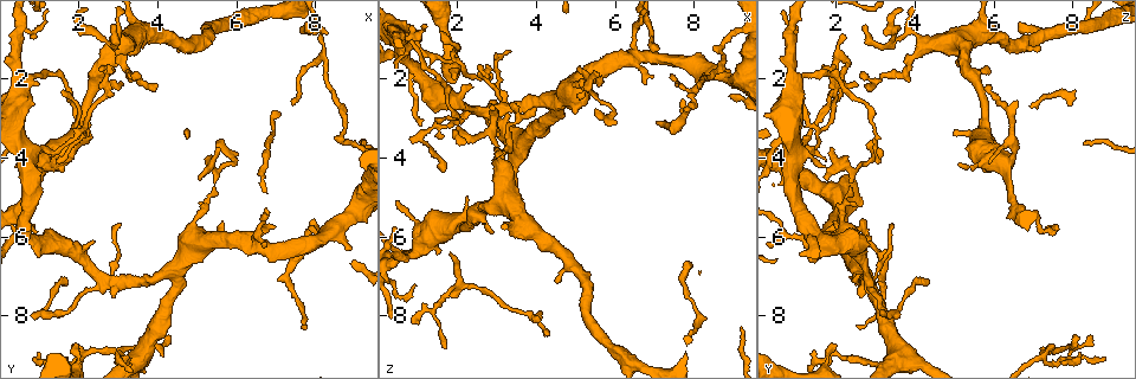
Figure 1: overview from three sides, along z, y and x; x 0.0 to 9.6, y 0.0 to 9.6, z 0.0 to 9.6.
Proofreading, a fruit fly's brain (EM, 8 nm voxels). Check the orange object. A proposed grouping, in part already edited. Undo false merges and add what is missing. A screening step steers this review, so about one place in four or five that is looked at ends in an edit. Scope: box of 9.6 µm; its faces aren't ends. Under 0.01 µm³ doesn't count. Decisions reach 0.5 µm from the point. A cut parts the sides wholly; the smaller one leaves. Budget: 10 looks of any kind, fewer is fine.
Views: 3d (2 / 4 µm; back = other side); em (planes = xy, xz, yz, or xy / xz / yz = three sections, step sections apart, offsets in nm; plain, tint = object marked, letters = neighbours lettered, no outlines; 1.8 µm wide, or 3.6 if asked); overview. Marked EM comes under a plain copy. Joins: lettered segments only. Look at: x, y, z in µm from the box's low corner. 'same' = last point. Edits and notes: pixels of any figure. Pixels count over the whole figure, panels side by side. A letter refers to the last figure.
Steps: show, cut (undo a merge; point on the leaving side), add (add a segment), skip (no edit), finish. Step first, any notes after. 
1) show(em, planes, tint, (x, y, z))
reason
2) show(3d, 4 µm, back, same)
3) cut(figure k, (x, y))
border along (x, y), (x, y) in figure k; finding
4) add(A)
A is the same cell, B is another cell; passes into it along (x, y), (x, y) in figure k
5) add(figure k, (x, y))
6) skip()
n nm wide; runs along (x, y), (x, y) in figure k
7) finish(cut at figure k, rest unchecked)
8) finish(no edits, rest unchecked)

show(3d, 2 µm, (5.65, 3.70, 1.80))
an open end

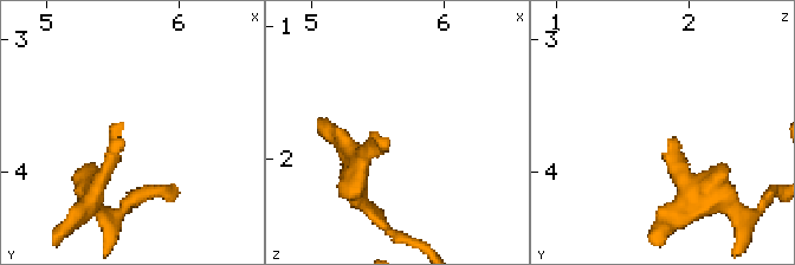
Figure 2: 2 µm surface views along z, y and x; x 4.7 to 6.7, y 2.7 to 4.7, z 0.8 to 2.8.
show(em, xy, step 8, letters, (5.60, 3.76, 1.86))

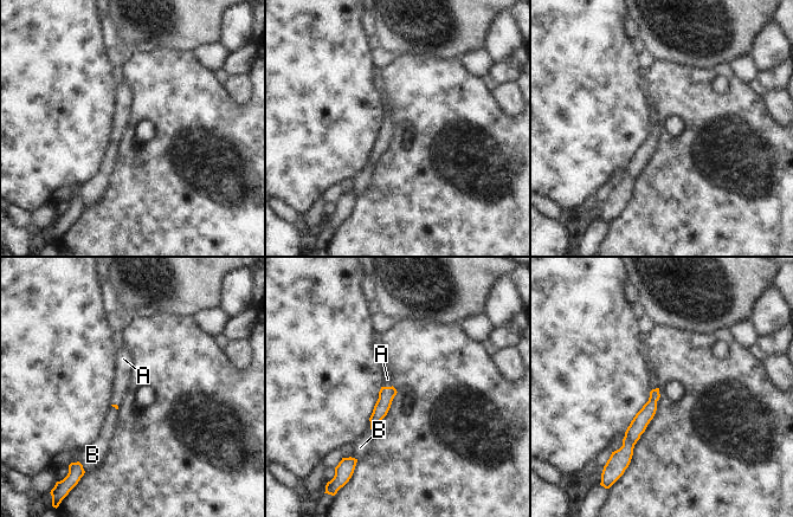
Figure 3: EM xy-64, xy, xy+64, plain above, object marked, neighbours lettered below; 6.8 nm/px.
show(em, planes, letters, same)

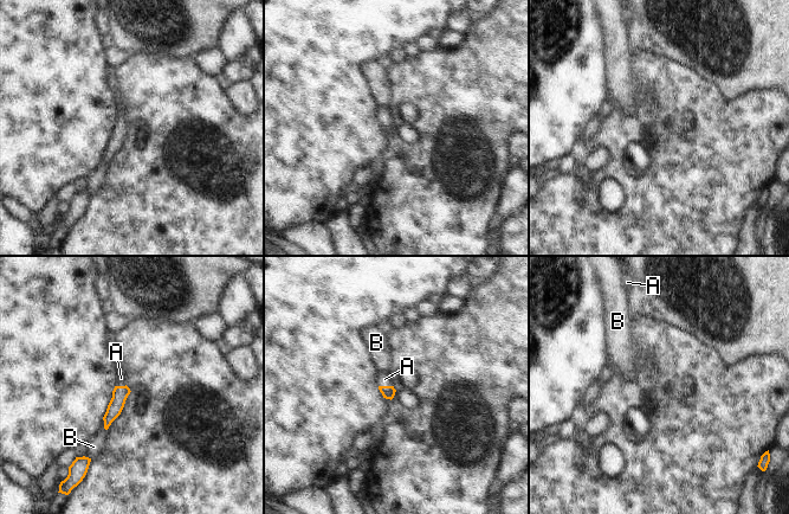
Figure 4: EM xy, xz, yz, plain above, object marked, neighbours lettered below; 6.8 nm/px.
add(A)
A touches over 90 nm; A is the same cell, B is another cell; passes into it along (388, 392), (386, 386), (385, 379) in figure 4; the cell continues

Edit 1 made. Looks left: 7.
show(overview)

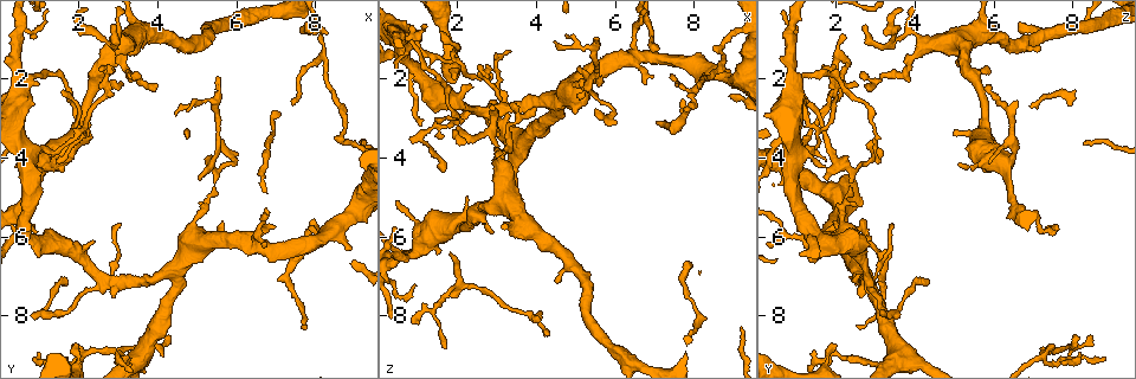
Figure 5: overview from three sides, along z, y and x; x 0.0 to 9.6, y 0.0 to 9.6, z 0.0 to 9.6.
show(3d, 4 µm, (1.90, 8.70, 2.00))
end of a long branch

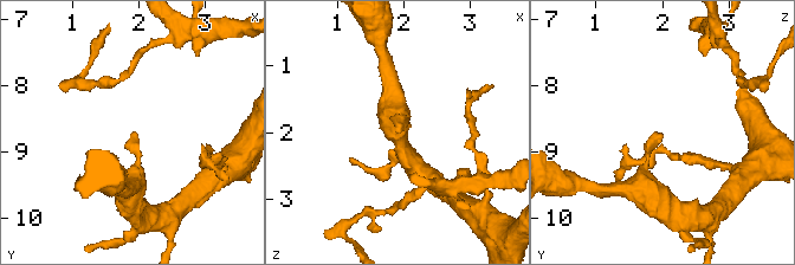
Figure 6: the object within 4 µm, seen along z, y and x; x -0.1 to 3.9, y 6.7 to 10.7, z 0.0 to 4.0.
show(em, planes, letters, (1.95, 8.70, 2.00))
shape alone is not enough

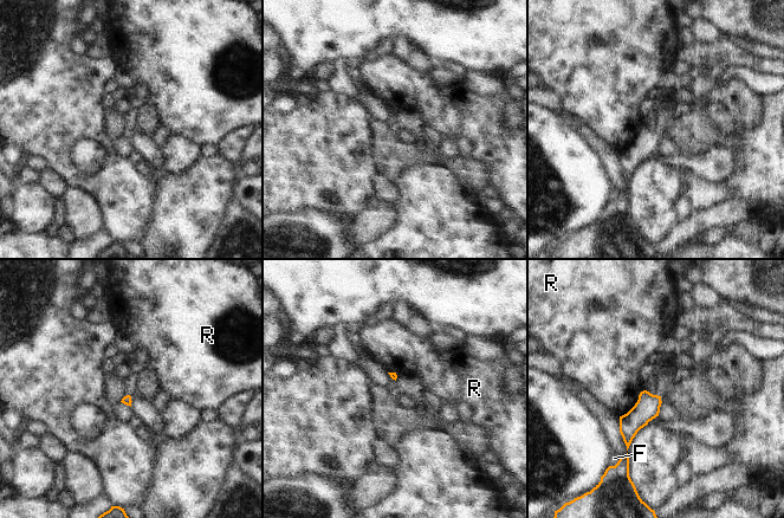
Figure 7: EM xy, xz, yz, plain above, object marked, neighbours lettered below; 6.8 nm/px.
skip()
F and R are other cells; border along (645, 389), (637, 401), (620, 416) in figure 7; none of them fits

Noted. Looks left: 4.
show(3d, 2 µm, back, (1.85, 8.80, 7.55))
three-way junction

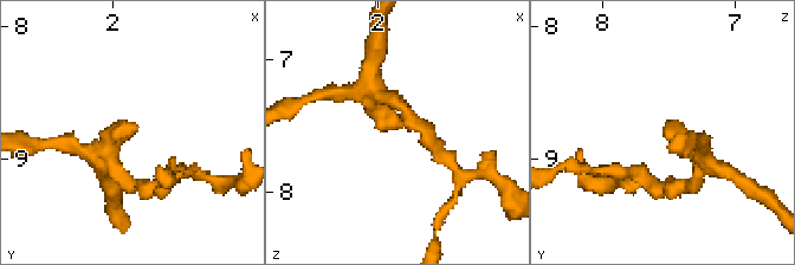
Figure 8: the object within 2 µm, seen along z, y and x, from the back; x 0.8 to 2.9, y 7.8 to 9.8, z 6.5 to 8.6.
show(em, planes, letters, (1.80, 8.76, 7.50))
3 arms

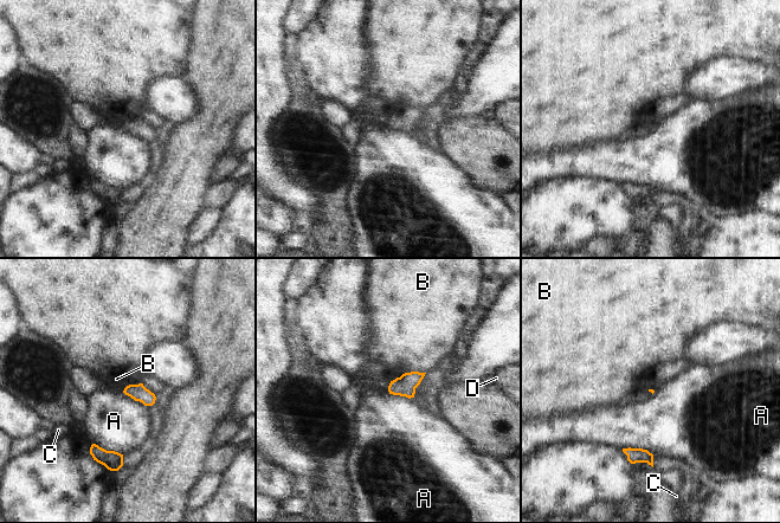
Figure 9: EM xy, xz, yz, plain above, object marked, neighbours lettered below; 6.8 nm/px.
skip()
A, B, C and D are other cells; border along (92, 443), (123, 454) in figure 9; no lettered segment goes on from it

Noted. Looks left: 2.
show(3d, 4 µm, (2.90, 1.10, 3.50))
arms part here

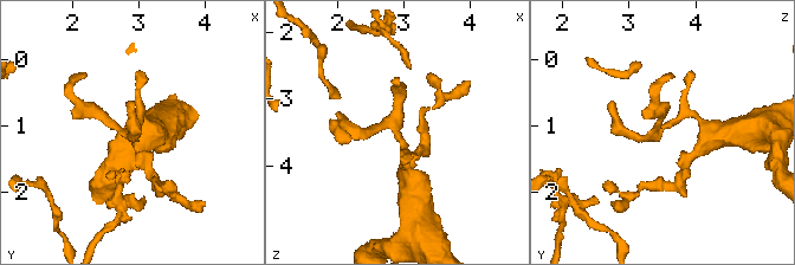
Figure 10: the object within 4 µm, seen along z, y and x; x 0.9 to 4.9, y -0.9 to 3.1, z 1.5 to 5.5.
show(em, planes, letters, (2.90, 1.05, 3.50))
need the tissue

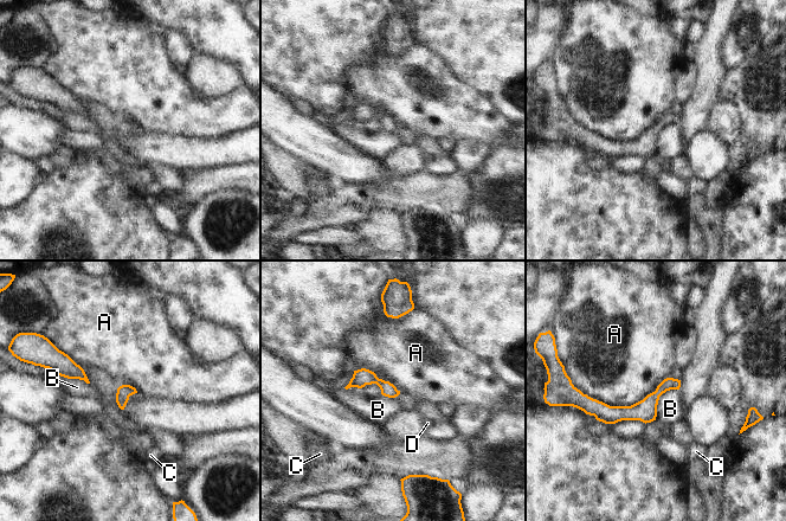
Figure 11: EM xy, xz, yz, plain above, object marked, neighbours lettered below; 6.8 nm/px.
skip()
A, B, C and D are other cells; runs along (677, 383), (636, 412), (587, 399) in figure 11; continuous, no second cell

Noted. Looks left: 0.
finish(add at figure 4, rest unchecked)

